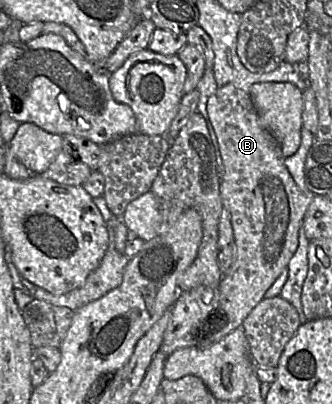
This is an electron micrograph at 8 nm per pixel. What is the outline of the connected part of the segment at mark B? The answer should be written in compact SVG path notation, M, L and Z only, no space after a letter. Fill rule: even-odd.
M228 83L218 87L208 99L207 114L215 132L219 150L216 150L217 172L221 180L220 196L222 205L231 216L236 245L236 258L230 269L222 276L219 284L219 307L211 321L211 329L205 323L199 332L198 347L207 348L240 327L251 310L264 298L282 270L287 267L298 247L299 229L305 212L314 194L301 191L284 164L285 157L274 136L260 123L249 93Z

